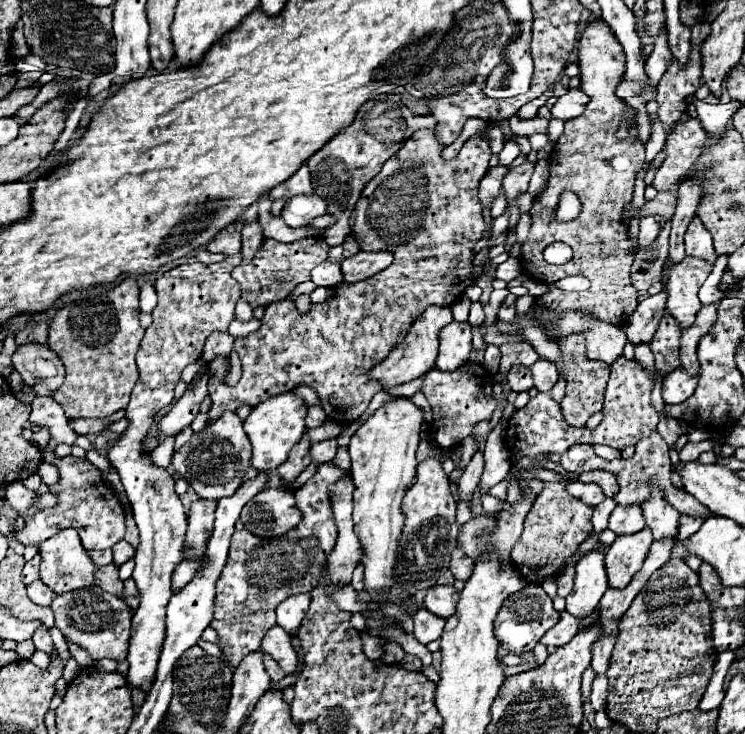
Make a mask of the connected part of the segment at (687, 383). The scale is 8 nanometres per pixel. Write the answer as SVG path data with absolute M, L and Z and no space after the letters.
M678 367L678 371L672 371L662 381L662 399L666 405L676 405L686 401L698 383L698 377L686 377L686 373Z

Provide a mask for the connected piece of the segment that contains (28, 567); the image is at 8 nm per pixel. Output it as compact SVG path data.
M38 555L24 565L24 569L22 569L22 583L24 585L30 585L32 581L38 579L38 565L40 565L40 557Z

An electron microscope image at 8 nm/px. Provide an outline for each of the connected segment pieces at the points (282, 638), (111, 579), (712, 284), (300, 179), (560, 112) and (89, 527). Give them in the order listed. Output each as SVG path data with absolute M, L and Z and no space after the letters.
M274 627L270 629L264 639L262 639L262 651L272 655L274 661L278 661L278 665L286 671L292 673L298 665L298 655L292 647L292 637L288 631L284 631L282 627Z
M106 565L106 567L98 567L96 569L96 579L94 583L98 587L102 587L106 593L112 595L122 595L122 581L118 579L118 569L114 565Z
M718 257L712 275L704 281L704 287L700 289L700 301L702 305L718 303L718 301L722 301L722 299L726 297L726 295L722 295L722 293L718 291L718 283L720 283L720 277L722 277L722 273L724 273L726 261L728 261L728 257Z
M304 163L290 179L286 179L284 183L276 185L268 195L272 199L292 199L296 195L312 195L312 183L310 183L310 173L308 173L308 165Z
M570 89L552 107L552 117L560 121L570 121L574 117L580 117L586 105L588 105L588 95L582 89Z
M42 449L42 459L58 469L58 475L60 475L58 483L48 487L48 491L58 497L58 505L52 509L38 511L32 517L28 517L24 523L24 529L16 533L16 541L22 545L38 545L66 527L74 527L78 531L86 551L108 549L114 543L122 541L124 531L126 531L126 525L124 525L126 517L124 517L118 497L114 495L114 491L94 491L100 485L104 485L100 471L86 457L78 459L78 457L68 455L68 457L60 459L60 457L56 457L54 451Z

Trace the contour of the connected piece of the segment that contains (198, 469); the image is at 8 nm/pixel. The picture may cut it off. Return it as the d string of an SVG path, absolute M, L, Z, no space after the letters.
M224 411L220 419L208 423L200 433L194 433L192 439L174 453L172 467L178 477L190 483L198 497L218 501L234 495L234 491L242 485L242 475L250 467L250 457L252 447L242 429L240 417L234 411Z

